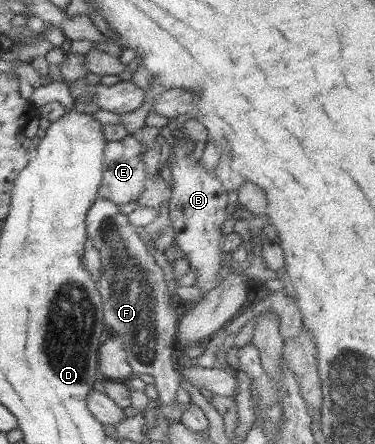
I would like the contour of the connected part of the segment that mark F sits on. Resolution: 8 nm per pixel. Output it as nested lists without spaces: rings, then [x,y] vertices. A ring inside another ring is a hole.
[[[96,197],[94,199],[94,203],[90,205],[90,209],[88,209],[85,219],[85,234],[89,239],[92,239],[92,243],[94,248],[98,250],[98,254],[100,254],[100,277],[98,277],[96,281],[98,295],[100,296],[100,303],[102,303],[102,315],[103,315],[103,324],[106,329],[108,329],[114,337],[120,338],[120,342],[122,342],[122,347],[125,351],[126,362],[130,365],[131,372],[133,375],[138,375],[140,373],[146,373],[154,380],[154,387],[158,392],[158,402],[156,404],[162,406],[176,406],[178,403],[175,401],[175,392],[179,389],[178,378],[179,375],[174,371],[176,369],[175,358],[177,354],[177,348],[175,348],[175,337],[176,337],[176,328],[177,318],[176,318],[176,306],[177,302],[175,298],[172,298],[166,292],[166,283],[164,282],[164,275],[162,274],[162,269],[156,265],[154,262],[154,258],[152,258],[152,252],[146,248],[146,243],[141,240],[135,232],[135,226],[130,225],[127,221],[127,216],[120,214],[118,212],[117,205],[108,201],[106,199],[102,199],[100,197]]]

